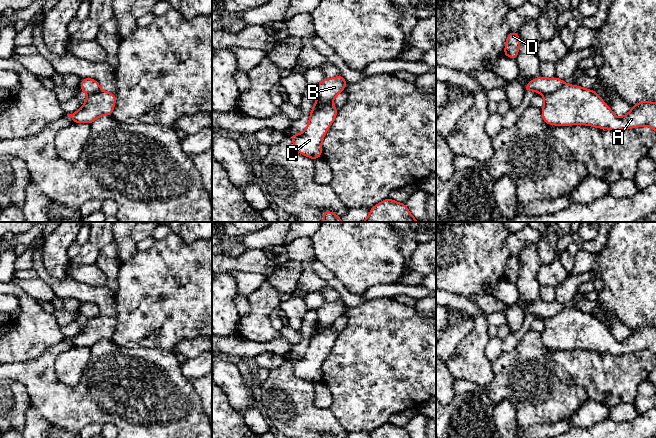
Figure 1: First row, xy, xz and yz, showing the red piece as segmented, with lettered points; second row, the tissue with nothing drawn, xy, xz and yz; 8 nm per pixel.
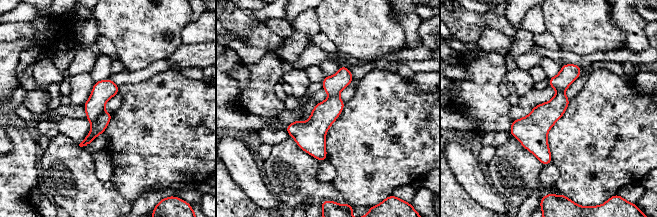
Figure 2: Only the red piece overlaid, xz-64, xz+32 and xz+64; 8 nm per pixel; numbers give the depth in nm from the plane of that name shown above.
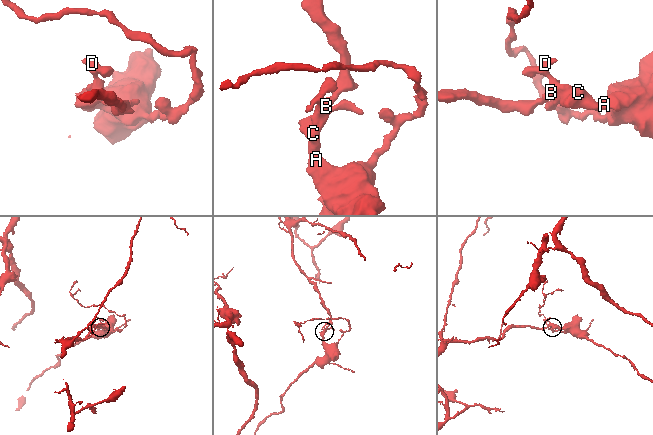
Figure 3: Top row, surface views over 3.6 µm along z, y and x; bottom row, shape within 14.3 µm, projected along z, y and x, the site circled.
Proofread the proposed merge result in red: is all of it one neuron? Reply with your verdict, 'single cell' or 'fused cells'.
fused cells

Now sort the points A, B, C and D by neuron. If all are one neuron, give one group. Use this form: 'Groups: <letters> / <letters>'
Groups: A C / B D

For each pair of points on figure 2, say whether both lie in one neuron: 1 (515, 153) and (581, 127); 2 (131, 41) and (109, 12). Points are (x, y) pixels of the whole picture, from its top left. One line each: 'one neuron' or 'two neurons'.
1: two neurons
2: one neuron

